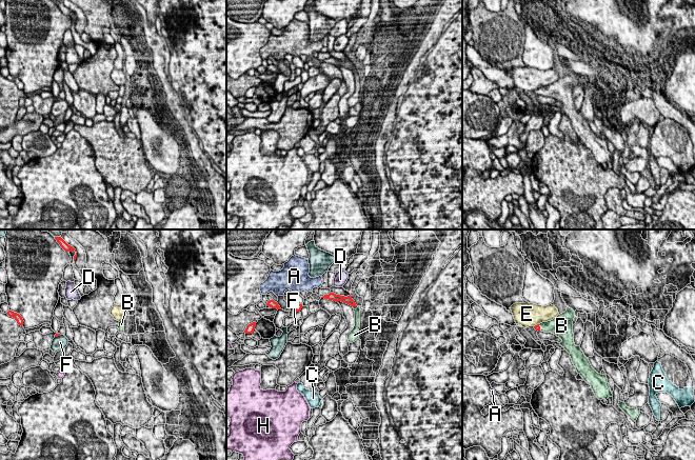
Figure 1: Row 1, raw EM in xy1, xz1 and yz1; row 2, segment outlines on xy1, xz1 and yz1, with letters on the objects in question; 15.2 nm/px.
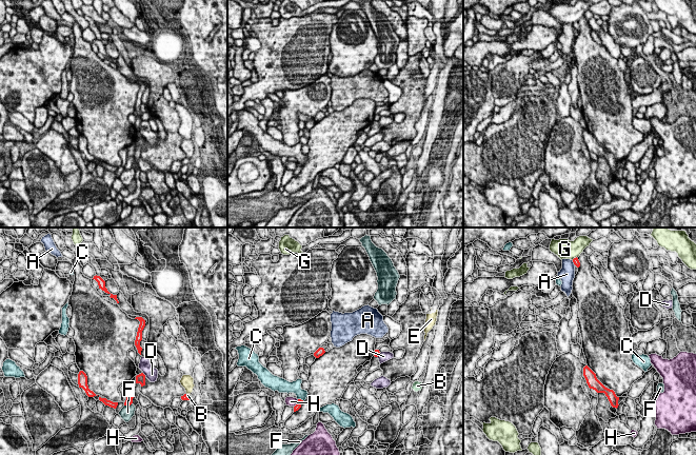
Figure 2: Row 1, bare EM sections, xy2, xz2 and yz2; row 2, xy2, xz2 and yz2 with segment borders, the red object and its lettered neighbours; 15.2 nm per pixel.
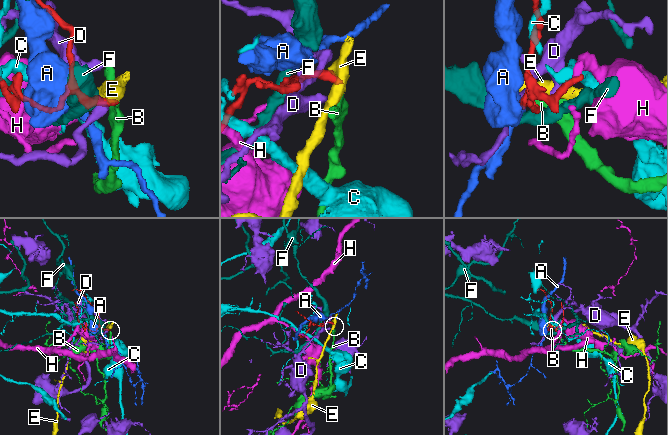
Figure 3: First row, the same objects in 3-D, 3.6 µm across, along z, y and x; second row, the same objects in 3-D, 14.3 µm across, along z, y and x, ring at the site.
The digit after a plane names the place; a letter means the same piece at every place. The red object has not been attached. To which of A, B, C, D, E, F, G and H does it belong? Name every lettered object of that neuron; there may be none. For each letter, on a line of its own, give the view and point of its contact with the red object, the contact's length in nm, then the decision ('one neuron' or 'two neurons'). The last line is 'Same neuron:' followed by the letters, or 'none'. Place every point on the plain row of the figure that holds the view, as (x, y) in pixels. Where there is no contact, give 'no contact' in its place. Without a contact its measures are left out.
A: yz2 (573, 25) | 100 nm | two neurons
B: xy2 (189, 161) | 130 nm | one neuron
C: xz2 (300, 163) | 100 nm | two neurons
D: xy2 (143, 138) | 70 nm | two neurons
E: yz1 (537, 88) | 100 nm | two neurons
F: xy2 (127, 169) | 140 nm | two neurons
G: yz2 (574, 22) | 100 nm | two neurons
H: xz2 (297, 167) | 140 nm | two neurons
Same neuron: B

